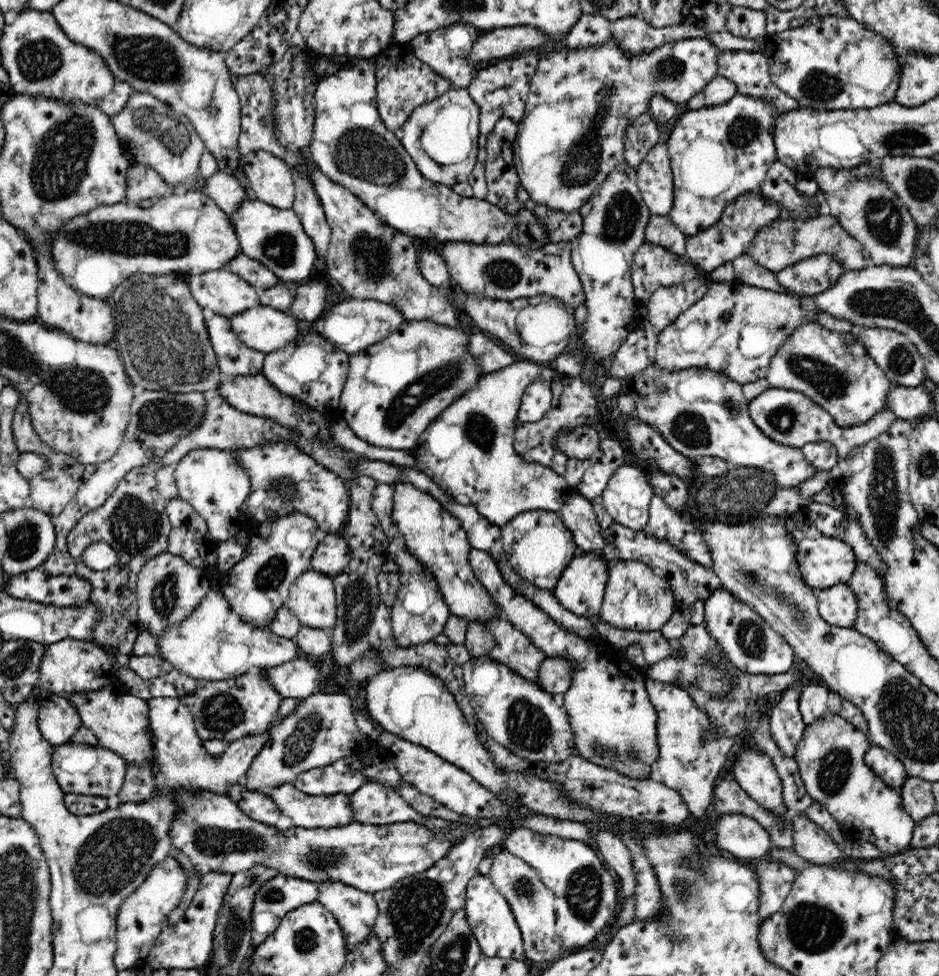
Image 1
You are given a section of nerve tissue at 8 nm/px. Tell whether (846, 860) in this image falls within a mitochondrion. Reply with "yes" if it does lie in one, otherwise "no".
no

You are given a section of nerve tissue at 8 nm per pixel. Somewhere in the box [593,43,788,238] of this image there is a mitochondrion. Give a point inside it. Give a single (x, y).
(744, 130)

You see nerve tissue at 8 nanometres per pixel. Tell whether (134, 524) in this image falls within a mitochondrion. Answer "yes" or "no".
yes

